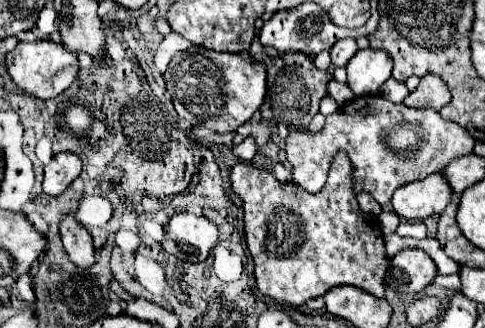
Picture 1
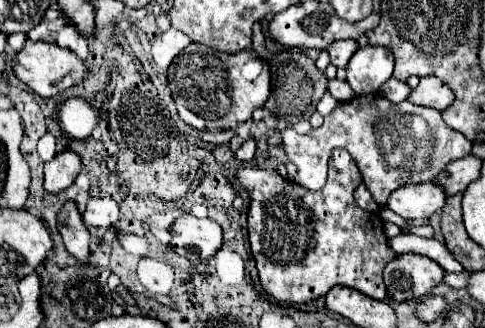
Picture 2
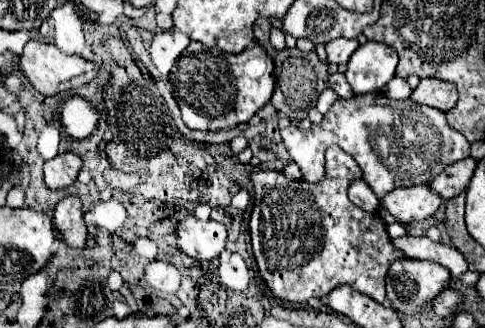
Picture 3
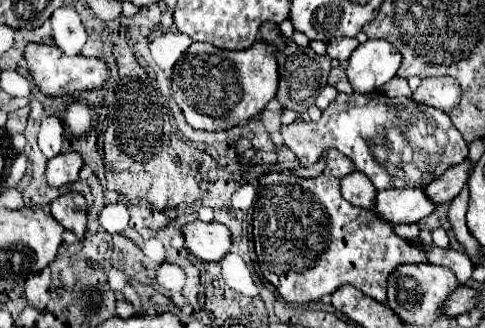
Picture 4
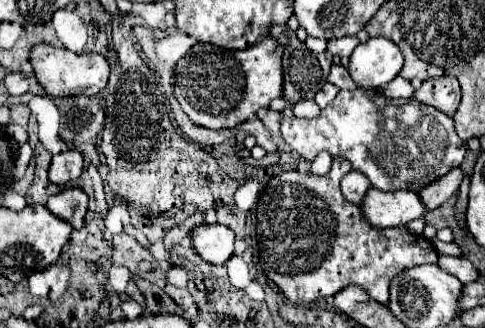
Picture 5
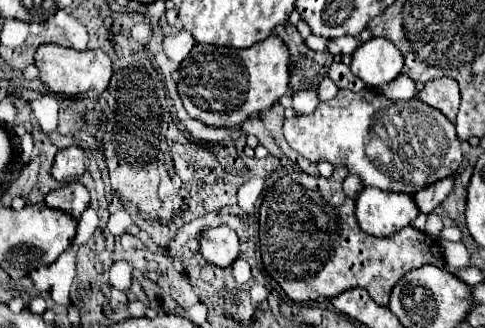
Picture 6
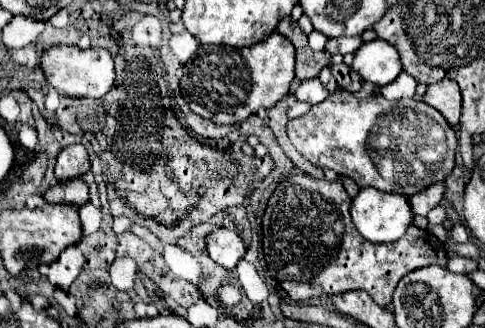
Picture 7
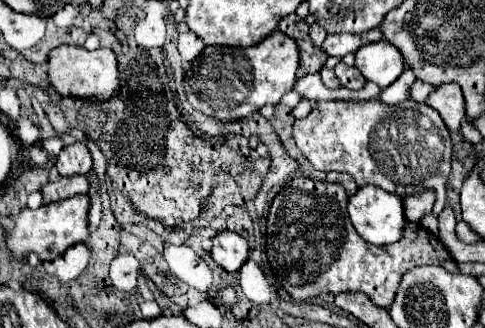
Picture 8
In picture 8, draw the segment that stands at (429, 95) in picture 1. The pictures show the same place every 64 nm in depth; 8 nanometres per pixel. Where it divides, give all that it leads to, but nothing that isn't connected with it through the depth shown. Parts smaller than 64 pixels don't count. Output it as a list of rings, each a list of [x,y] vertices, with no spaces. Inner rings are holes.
[[[458,84],[436,86],[426,100],[428,106],[438,110],[450,132],[458,132],[464,120],[464,96]]]

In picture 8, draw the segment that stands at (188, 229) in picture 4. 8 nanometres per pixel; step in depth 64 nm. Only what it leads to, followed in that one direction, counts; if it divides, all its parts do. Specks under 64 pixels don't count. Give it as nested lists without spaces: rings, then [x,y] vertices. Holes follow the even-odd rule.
[[[222,230],[212,238],[212,260],[228,272],[236,272],[248,258],[248,242],[230,230]]]

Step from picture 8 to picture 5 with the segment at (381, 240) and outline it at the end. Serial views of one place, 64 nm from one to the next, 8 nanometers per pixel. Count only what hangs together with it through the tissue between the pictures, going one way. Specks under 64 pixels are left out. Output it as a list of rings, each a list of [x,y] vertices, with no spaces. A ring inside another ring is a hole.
[[[372,188],[362,204],[364,216],[376,228],[394,228],[404,226],[410,220],[422,218],[428,208],[420,202],[420,196],[412,190],[394,190],[382,192]]]

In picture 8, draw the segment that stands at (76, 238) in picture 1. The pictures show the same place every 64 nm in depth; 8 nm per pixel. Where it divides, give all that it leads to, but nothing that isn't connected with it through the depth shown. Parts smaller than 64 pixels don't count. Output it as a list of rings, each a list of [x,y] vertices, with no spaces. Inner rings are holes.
[[[74,176],[74,178],[58,178],[48,182],[42,188],[44,194],[44,204],[56,202],[56,200],[66,200],[78,194],[88,194],[88,180],[86,176]]]

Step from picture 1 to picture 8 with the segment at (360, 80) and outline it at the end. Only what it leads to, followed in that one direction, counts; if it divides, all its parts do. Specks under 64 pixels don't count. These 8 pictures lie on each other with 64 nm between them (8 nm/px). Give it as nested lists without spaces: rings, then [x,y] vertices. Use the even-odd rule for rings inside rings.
[[[384,40],[364,44],[356,52],[354,66],[362,72],[362,76],[366,80],[378,84],[380,88],[390,86],[404,70],[404,62],[402,62],[398,48],[392,46],[390,42],[384,42]]]

